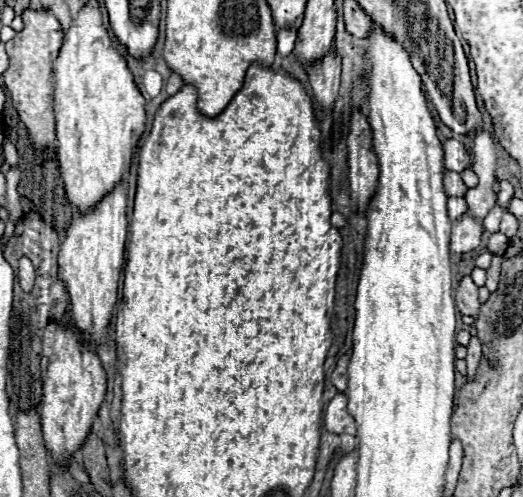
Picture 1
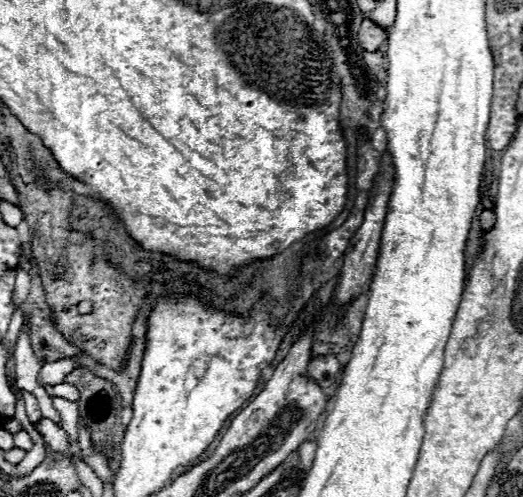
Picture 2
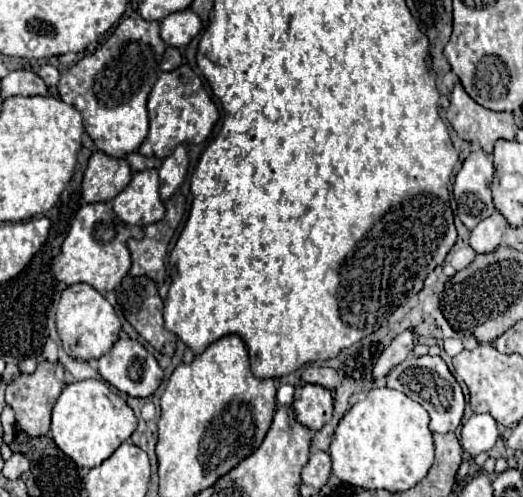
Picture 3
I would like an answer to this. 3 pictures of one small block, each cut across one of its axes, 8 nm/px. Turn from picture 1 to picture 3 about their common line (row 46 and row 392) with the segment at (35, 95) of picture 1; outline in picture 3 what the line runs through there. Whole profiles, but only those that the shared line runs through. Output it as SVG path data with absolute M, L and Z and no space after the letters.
M42 360L32 374L20 374L16 380L12 380L6 388L6 404L14 410L16 426L28 436L44 436L50 430L50 414L64 386L66 386L64 366L60 362L48 360Z

